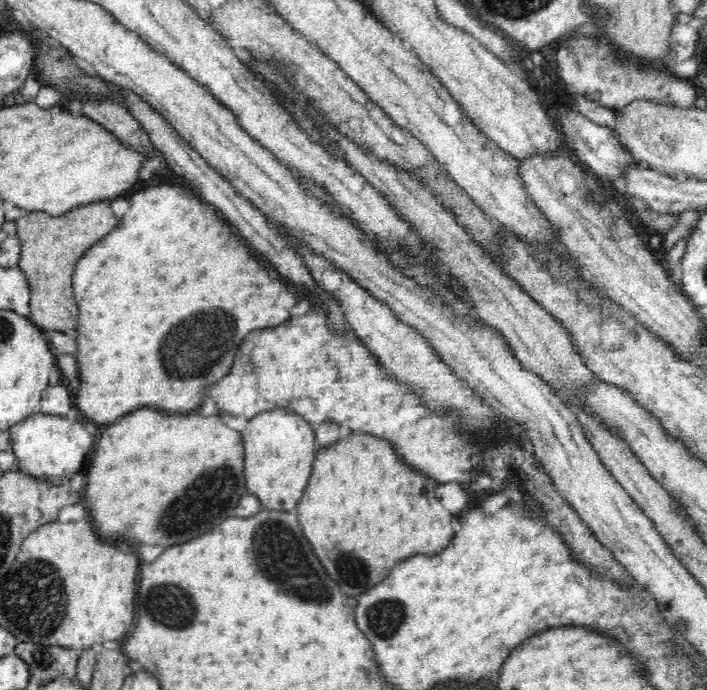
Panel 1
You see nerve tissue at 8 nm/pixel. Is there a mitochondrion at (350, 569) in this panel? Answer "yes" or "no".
yes

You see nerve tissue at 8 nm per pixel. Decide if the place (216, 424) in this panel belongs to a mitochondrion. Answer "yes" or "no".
no

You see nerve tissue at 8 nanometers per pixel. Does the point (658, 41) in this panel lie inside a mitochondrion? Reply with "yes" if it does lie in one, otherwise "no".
no

